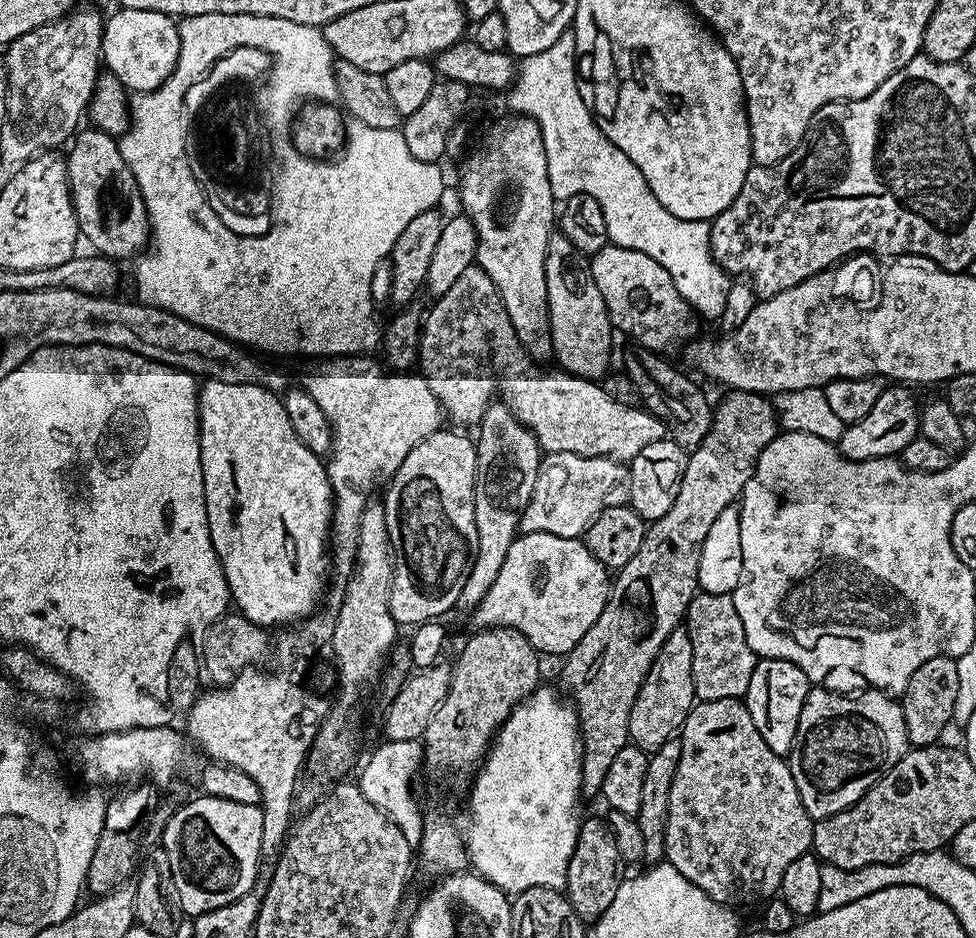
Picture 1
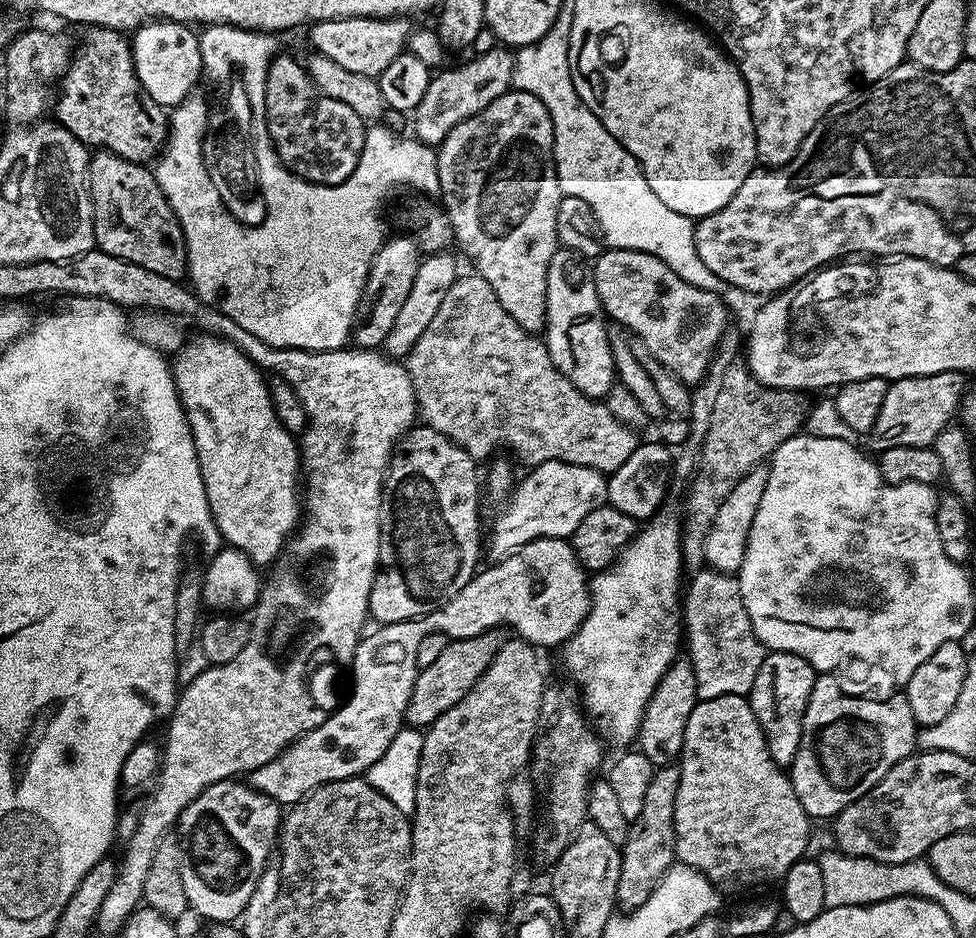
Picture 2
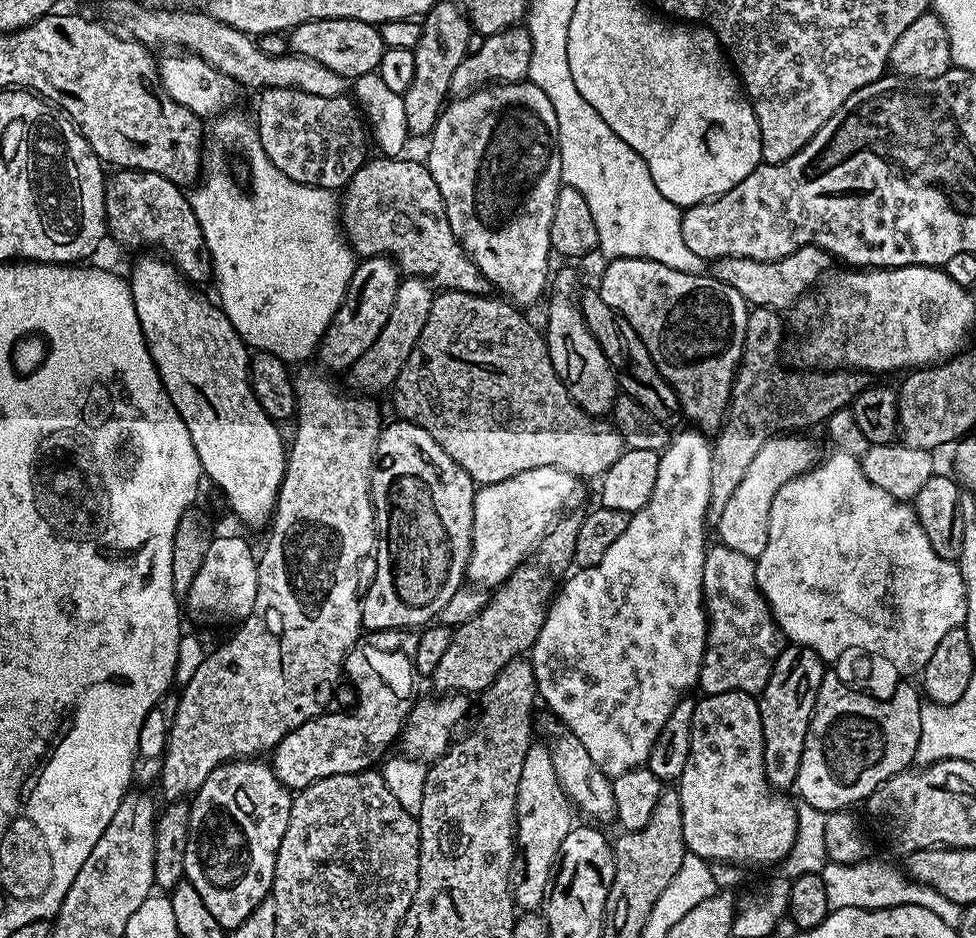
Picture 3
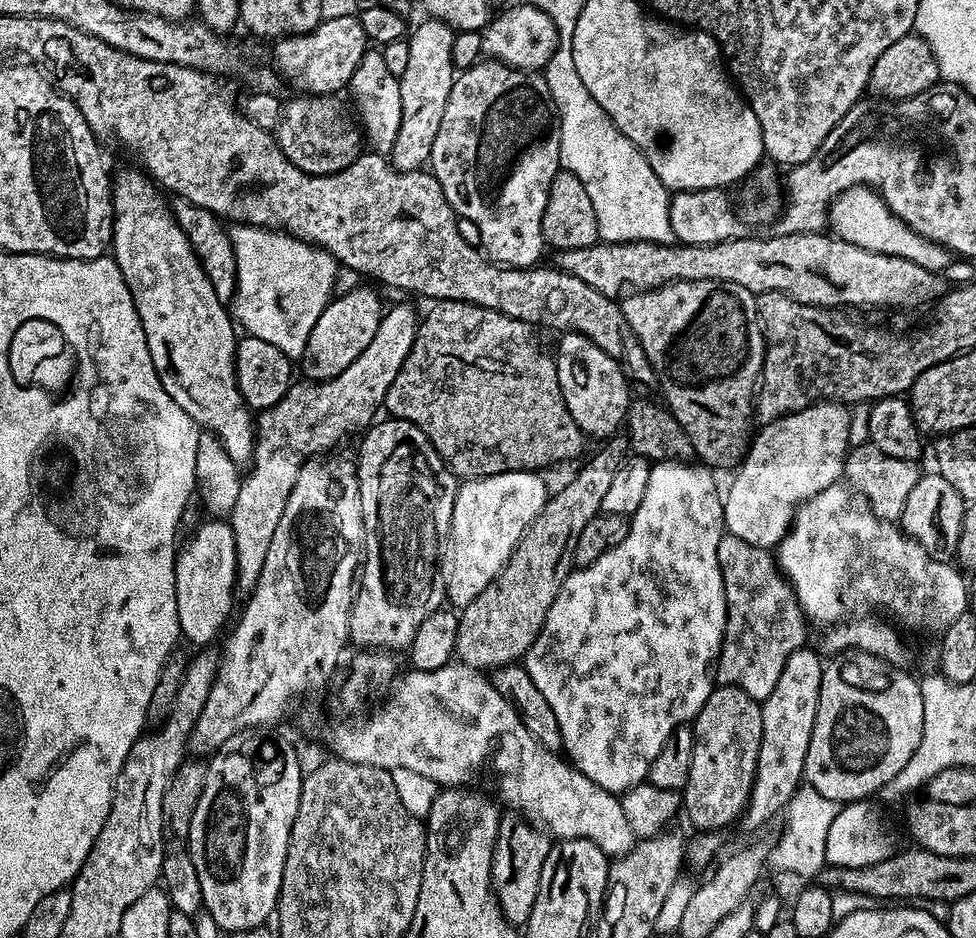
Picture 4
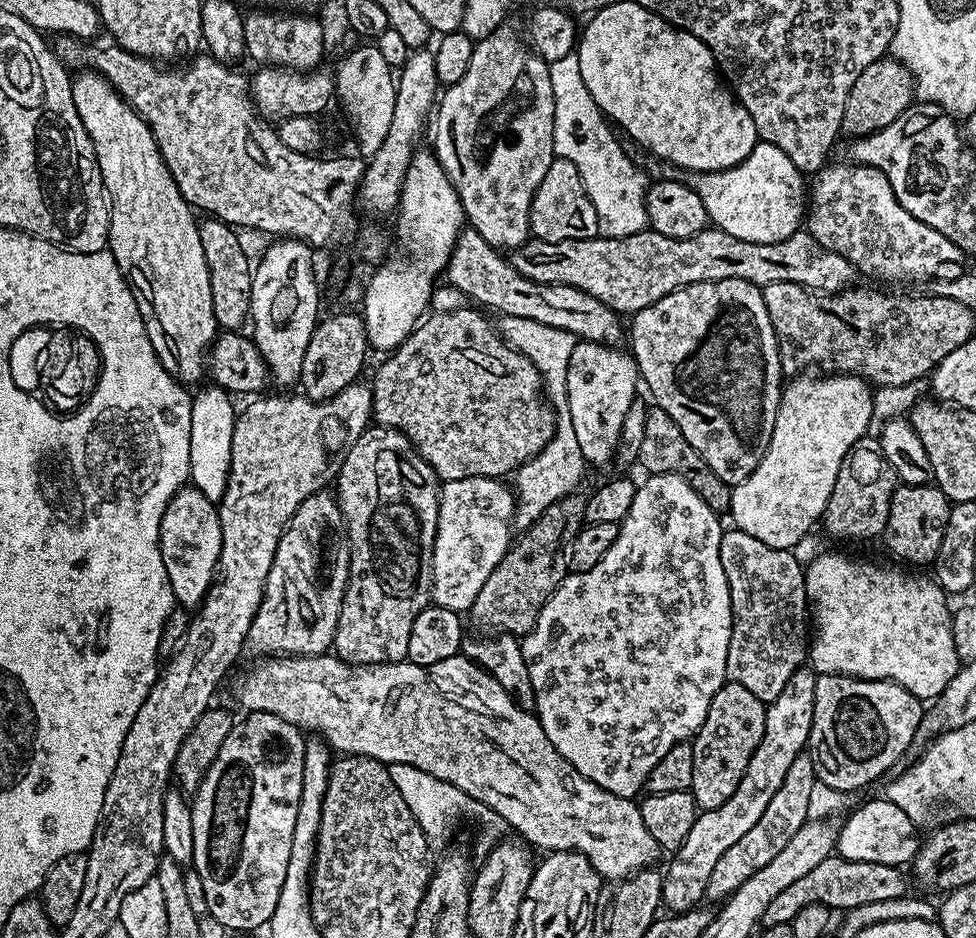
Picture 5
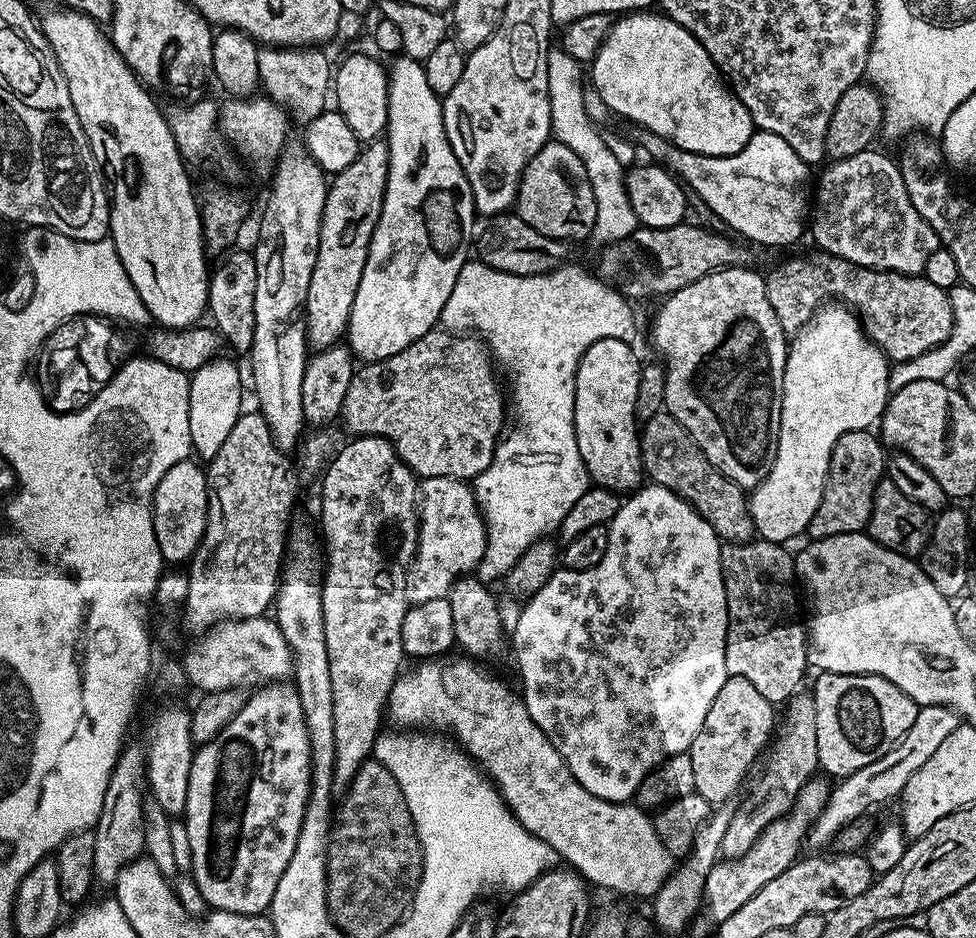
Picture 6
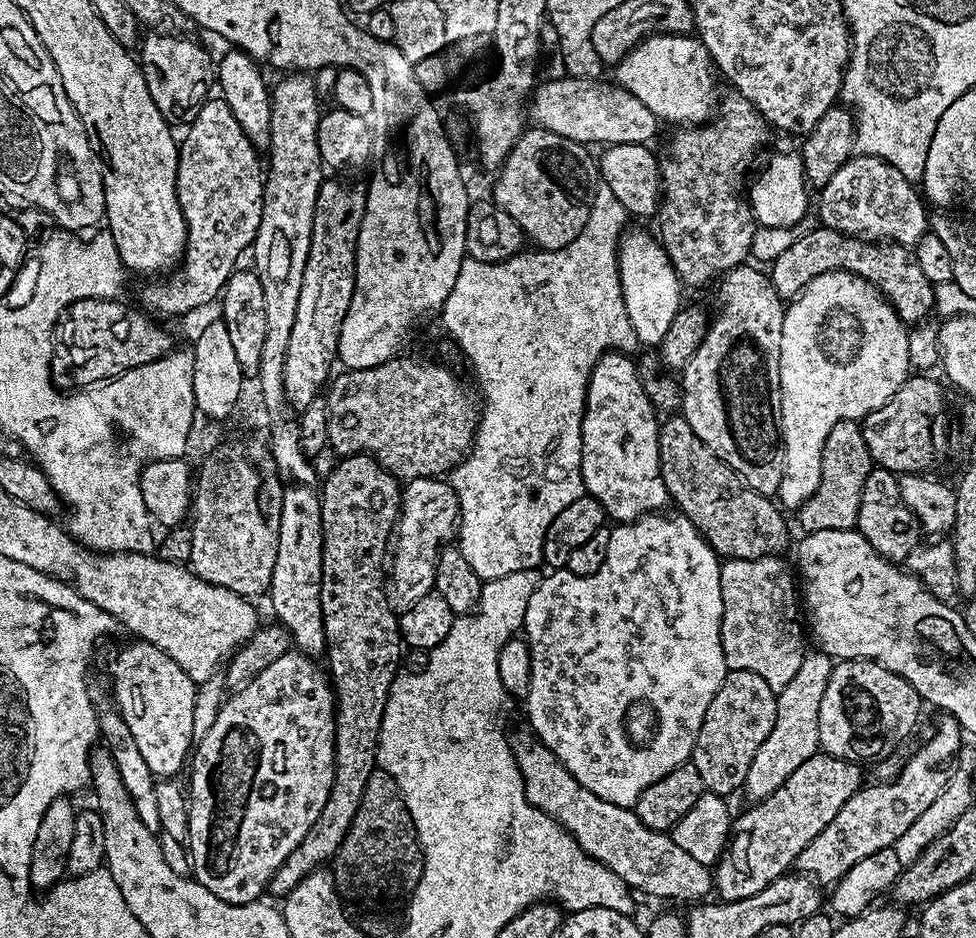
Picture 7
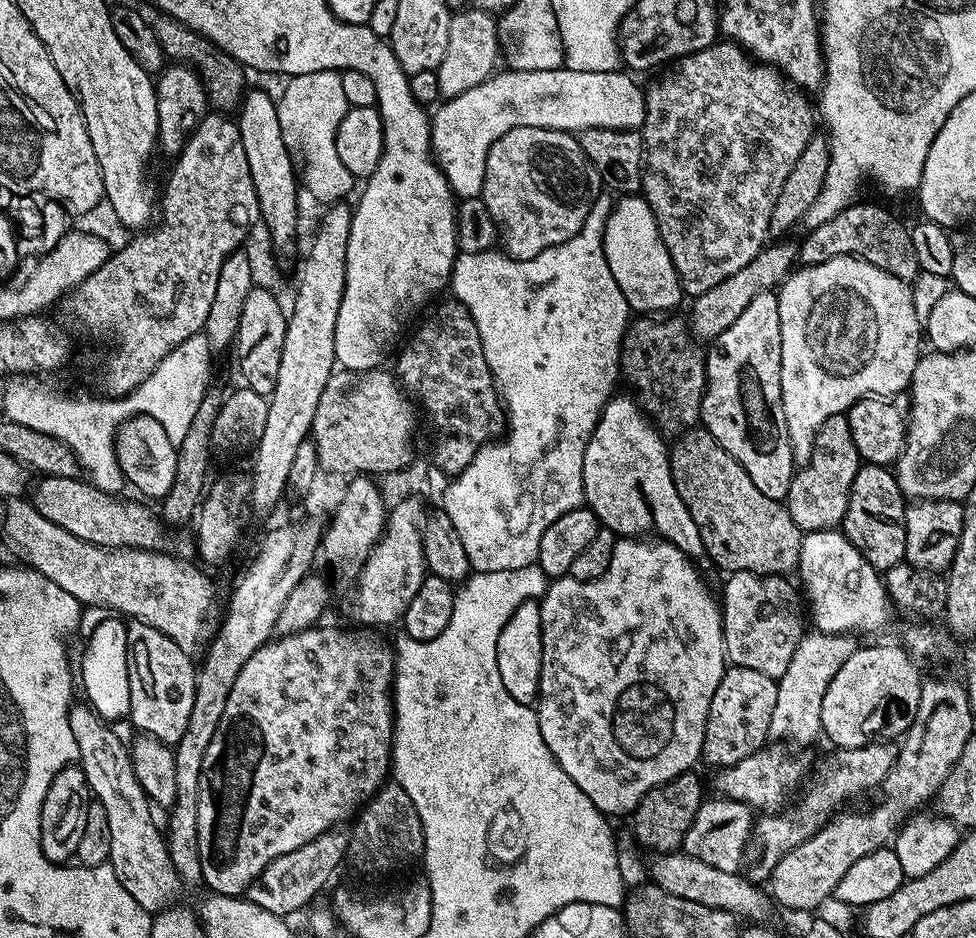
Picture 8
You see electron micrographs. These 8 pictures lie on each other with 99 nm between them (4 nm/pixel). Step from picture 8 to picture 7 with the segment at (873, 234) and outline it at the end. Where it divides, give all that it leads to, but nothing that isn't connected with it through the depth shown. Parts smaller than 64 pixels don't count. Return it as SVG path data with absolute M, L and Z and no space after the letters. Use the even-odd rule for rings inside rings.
M813 226L794 246L789 246L770 265L770 279L774 290L782 298L795 298L814 278L827 272L852 272L870 281L880 290L905 325L923 321L935 305L934 286L922 274L911 247L893 242L873 242L857 235L848 235L836 228Z

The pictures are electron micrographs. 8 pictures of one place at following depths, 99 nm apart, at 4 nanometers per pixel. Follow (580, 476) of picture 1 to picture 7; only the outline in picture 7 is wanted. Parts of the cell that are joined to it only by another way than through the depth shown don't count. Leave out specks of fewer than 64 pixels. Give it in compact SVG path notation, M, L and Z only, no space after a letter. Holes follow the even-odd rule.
M427 476L414 478L403 485L398 535L395 537L394 551L390 556L391 567L392 564L396 567L390 572L390 592L395 599L396 596L400 599L401 609L414 606L418 598L426 598L429 591L427 587L411 588L410 585L404 584L404 580L411 578L412 568L424 568L428 578L435 577L436 560L440 556L440 549L445 547L446 542L451 541L448 540L451 536L453 539L459 519L460 503L447 479Z

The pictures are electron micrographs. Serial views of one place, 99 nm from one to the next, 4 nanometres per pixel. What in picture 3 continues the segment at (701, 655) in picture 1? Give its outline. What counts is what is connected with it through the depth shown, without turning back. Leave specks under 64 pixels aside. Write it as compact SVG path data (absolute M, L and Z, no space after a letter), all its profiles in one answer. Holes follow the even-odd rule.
M719 542L713 543L706 554L704 563L704 607L708 613L708 637L702 654L699 691L704 696L723 692L751 692L759 694L768 684L774 670L774 662L786 646L786 637L772 617L760 587L756 585L756 561L738 550Z

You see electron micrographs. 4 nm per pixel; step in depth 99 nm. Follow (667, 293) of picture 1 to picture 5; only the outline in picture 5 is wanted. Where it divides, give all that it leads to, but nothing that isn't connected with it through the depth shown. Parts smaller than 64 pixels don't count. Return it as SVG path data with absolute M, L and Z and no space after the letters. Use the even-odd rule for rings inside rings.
M722 278L721 280L711 280L710 282L694 282L685 288L674 290L666 294L666 298L658 298L650 306L638 310L632 317L632 328L630 324L630 340L632 336L632 348L630 355L636 361L636 371L639 379L648 387L648 392L653 396L655 407L666 410L670 418L674 418L678 429L690 444L702 456L710 470L714 472L729 486L741 484L762 462L766 454L766 446L770 446L770 438L774 434L774 418L778 414L780 405L780 393L782 391L782 373L780 370L780 344L776 340L776 331L770 322L770 314L766 310L764 293L759 287L742 278Z

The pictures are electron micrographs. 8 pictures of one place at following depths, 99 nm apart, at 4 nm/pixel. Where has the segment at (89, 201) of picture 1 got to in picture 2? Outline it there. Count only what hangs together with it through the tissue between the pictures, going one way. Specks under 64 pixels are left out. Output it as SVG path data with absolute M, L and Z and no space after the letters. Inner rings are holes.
M100 150L88 161L86 187L92 199L97 249L172 280L185 275L184 235L151 167Z

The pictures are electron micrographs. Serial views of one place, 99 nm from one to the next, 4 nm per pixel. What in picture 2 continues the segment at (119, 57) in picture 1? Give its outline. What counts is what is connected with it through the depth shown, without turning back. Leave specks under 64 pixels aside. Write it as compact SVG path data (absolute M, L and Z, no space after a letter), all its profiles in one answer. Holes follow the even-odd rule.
M154 20L131 33L132 61L138 82L161 106L175 106L202 80L202 54L199 35L189 25L173 20Z

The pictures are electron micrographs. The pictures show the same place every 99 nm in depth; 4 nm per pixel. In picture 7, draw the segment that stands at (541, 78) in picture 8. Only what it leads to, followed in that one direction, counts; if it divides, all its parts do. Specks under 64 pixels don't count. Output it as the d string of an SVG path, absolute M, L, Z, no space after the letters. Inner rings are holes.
M568 74L563 78L552 78L556 80L548 80L545 84L543 81L530 97L531 119L533 116L539 127L548 128L562 138L570 138L575 144L585 146L652 142L658 121L649 107L615 82L603 84L600 80L584 78L580 74Z

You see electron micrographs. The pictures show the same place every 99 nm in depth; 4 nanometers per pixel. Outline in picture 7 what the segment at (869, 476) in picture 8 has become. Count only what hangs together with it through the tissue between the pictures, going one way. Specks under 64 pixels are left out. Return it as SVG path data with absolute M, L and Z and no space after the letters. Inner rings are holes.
M873 467L871 474L866 478L866 486L862 486L862 502L858 506L858 518L855 531L870 542L870 546L883 560L903 562L922 543L920 523L914 518L911 510L904 505L900 493L900 481L897 473L885 468Z

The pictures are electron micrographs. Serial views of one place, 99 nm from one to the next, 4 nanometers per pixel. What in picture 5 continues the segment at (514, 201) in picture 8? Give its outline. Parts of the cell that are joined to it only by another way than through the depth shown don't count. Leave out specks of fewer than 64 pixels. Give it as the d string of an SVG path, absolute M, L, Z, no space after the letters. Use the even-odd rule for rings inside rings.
M559 158L550 162L550 170L546 170L546 178L542 178L530 206L530 232L535 239L546 242L589 240L600 235L594 202L590 202L586 186L582 186L582 174L578 174L578 166L574 166L574 162Z

